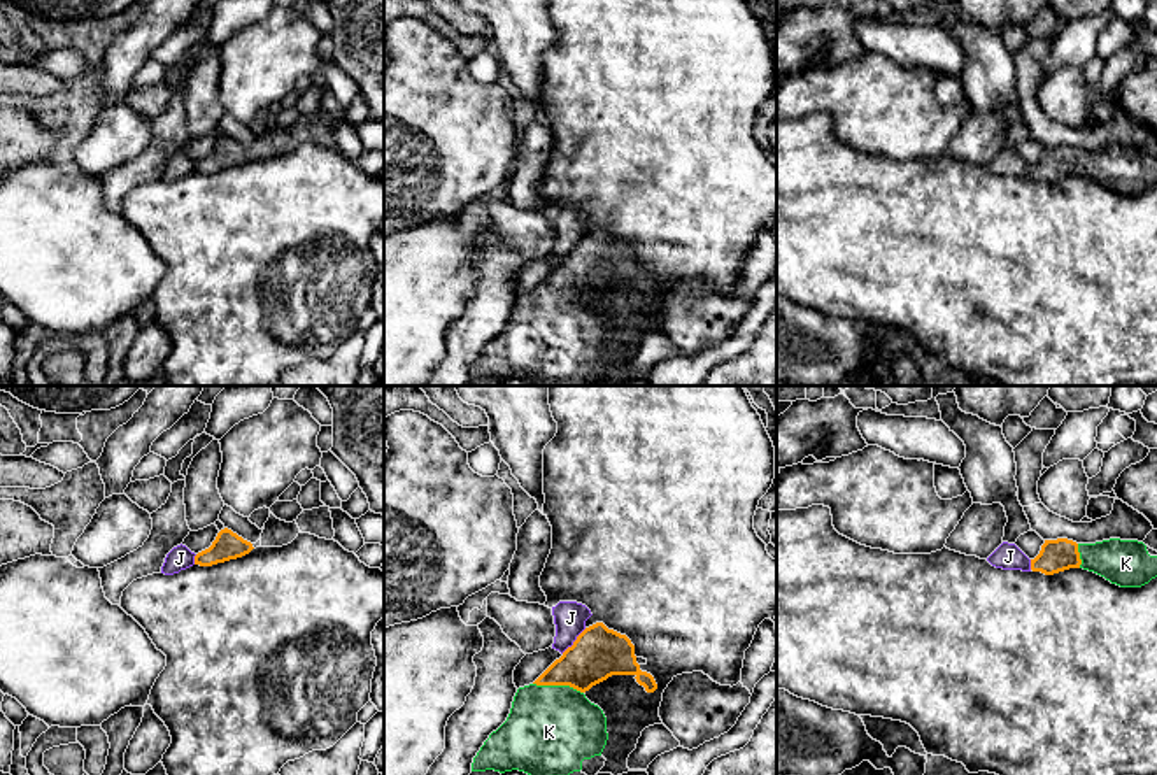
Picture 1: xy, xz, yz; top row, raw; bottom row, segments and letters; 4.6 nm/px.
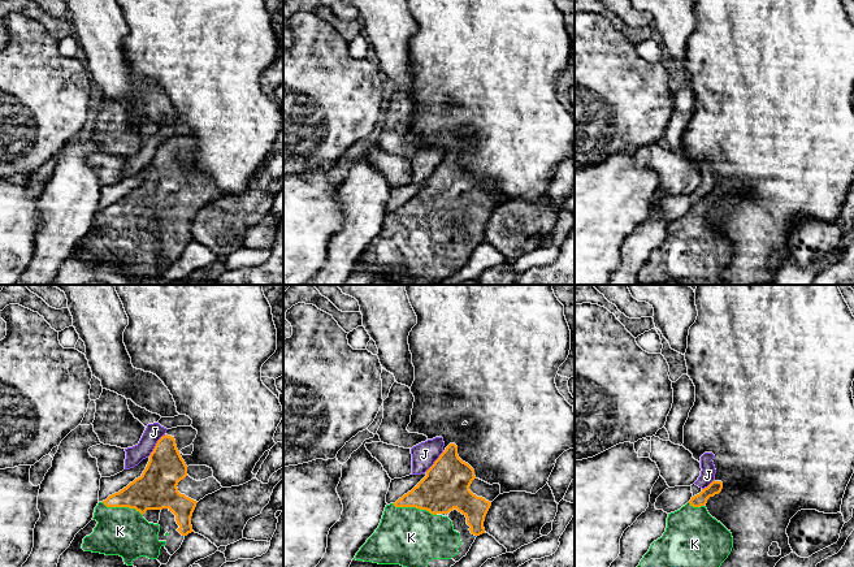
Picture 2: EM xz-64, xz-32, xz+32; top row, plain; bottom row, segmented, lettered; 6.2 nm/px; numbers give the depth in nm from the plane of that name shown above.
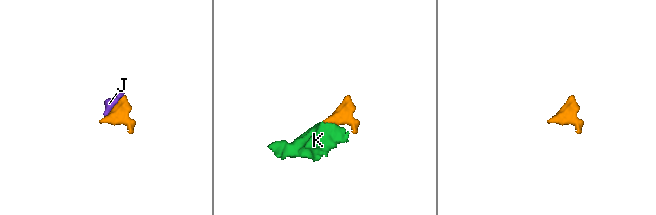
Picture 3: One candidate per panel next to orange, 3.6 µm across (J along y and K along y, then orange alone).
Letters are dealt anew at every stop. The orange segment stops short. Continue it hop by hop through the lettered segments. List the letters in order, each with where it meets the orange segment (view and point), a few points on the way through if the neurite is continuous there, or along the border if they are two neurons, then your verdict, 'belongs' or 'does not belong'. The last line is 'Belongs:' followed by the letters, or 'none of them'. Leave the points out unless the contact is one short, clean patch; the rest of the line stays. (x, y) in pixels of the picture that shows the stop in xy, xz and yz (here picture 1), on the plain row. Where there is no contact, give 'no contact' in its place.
J: contact xz (574, 249); border xz (586, 235), (561, 260); does not belong
K: contact xz (558, 291); way xz (598, 260), (558, 291), (549, 339); belongs
Belongs: K

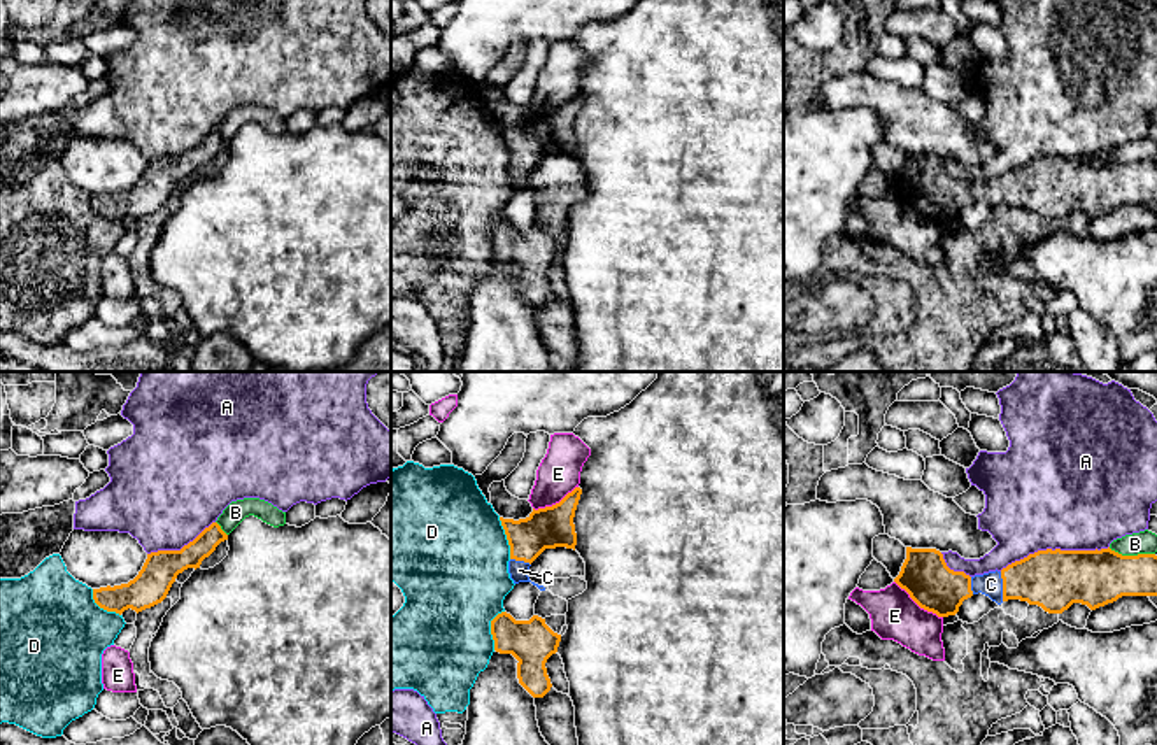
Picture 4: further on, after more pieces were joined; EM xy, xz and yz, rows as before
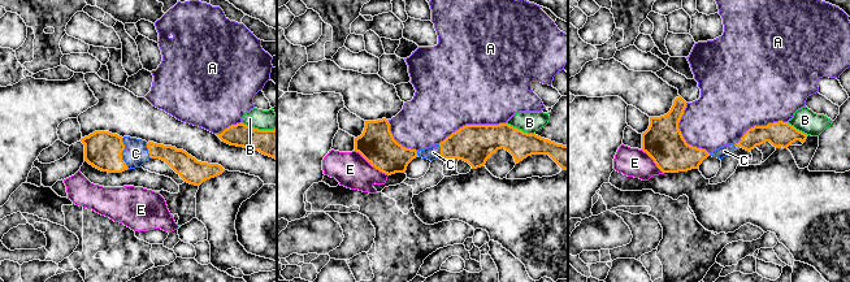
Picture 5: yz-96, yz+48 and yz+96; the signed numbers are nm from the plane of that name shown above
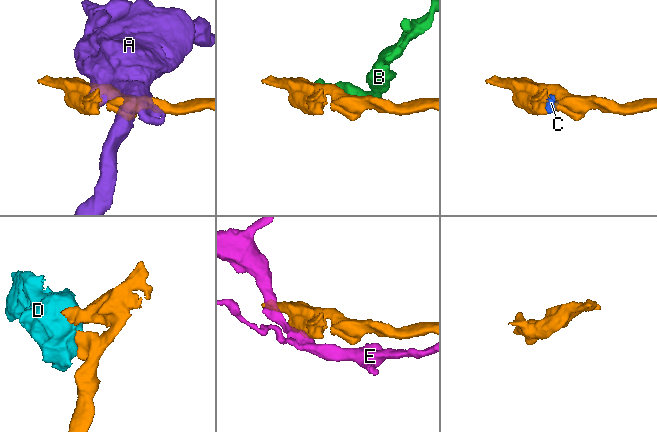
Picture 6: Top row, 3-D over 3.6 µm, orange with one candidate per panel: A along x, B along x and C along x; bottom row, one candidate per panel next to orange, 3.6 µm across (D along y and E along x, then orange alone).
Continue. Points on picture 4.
A: contact yz (1056, 156); does not belong
B: contact yz (1131, 163); does not belong
C: contact yz (1003, 193); belongs
D: contact xz (491, 237); border xz (503, 218), (491, 228), (493, 256); does not belong
E: contact yz (919, 212); does not belong
Belongs: C

